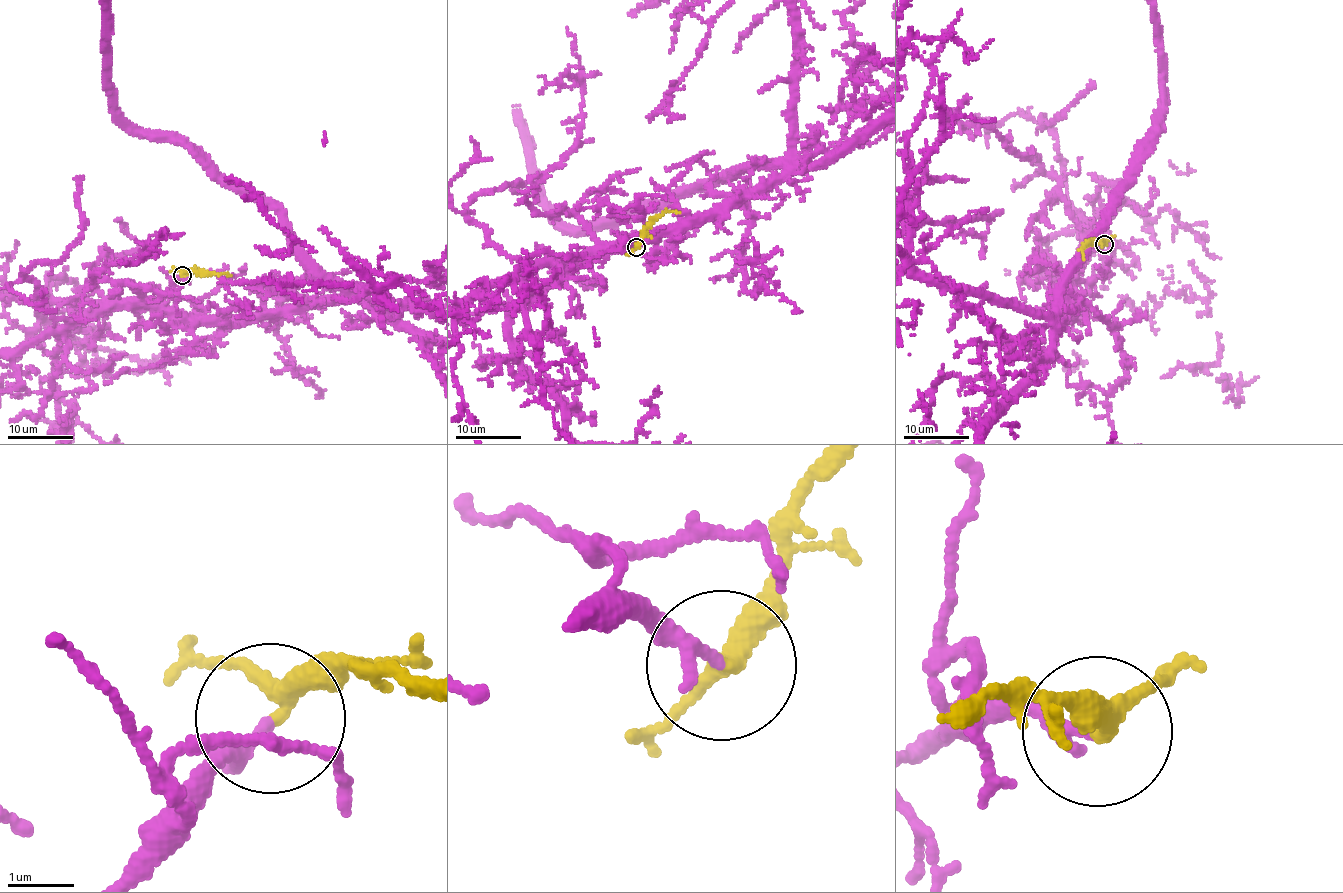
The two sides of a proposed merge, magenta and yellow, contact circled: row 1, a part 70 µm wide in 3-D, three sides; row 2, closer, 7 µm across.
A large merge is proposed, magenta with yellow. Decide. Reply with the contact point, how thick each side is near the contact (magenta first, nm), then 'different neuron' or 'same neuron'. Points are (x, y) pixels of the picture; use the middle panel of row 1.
place (636, 247); calibres 140 and 240 nm; same neuron

